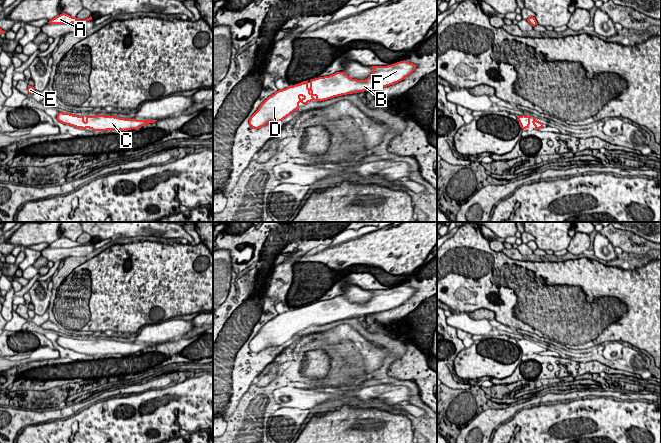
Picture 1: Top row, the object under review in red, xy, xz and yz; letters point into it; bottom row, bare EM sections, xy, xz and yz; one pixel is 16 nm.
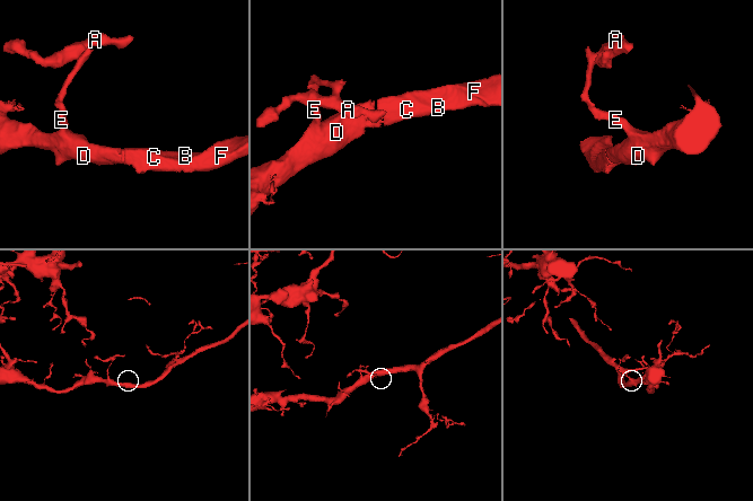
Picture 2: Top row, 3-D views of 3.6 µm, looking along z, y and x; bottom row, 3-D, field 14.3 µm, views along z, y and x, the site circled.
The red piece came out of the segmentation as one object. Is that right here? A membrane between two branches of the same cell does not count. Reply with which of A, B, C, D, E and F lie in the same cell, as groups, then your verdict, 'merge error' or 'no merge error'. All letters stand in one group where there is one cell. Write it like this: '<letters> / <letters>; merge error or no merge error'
A B C D E F; no merge error

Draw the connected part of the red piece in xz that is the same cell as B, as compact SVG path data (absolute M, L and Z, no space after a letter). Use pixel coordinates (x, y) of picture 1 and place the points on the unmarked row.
M404 284L387 290L372 290L372 298L365 304L352 303L344 296L336 296L303 305L269 320L250 341L249 349L259 353L269 346L280 346L297 334L300 326L307 328L313 324L324 325L393 309L409 300L415 293L415 288Z

